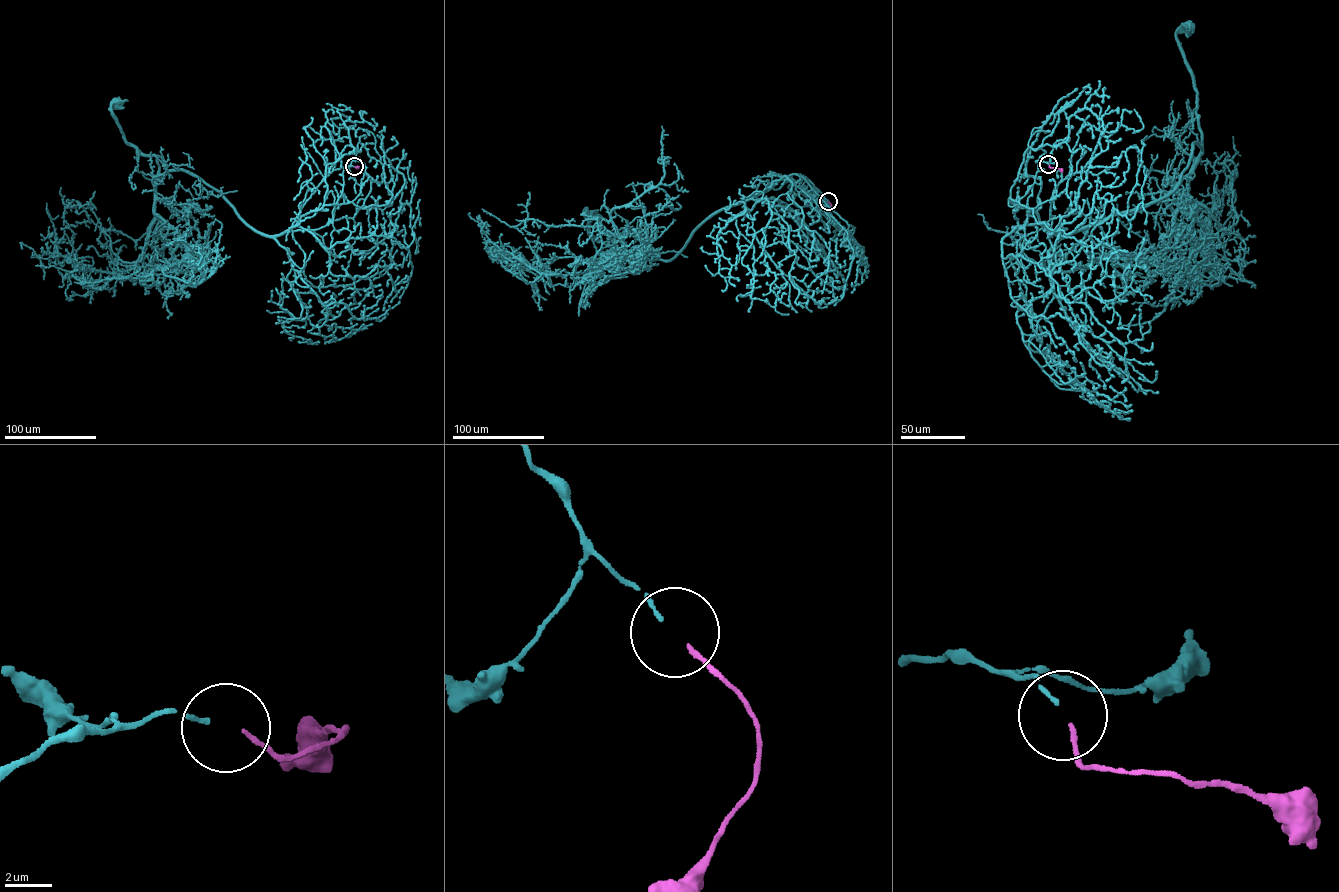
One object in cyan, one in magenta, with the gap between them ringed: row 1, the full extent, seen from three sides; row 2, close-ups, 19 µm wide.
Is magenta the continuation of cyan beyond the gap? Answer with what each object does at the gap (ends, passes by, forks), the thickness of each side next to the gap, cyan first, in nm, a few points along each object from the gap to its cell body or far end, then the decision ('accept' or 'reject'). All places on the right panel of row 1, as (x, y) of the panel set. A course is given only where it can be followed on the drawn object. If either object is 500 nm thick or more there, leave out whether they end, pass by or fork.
cyan ends | magenta ends | 170/200 nm | cyan via (1048, 164), (1009, 199), (1059, 234), (1174, 188), (1201, 145), (1176, 37), (1190, 26) | magenta via (1049, 165), (1062, 172) | accept

